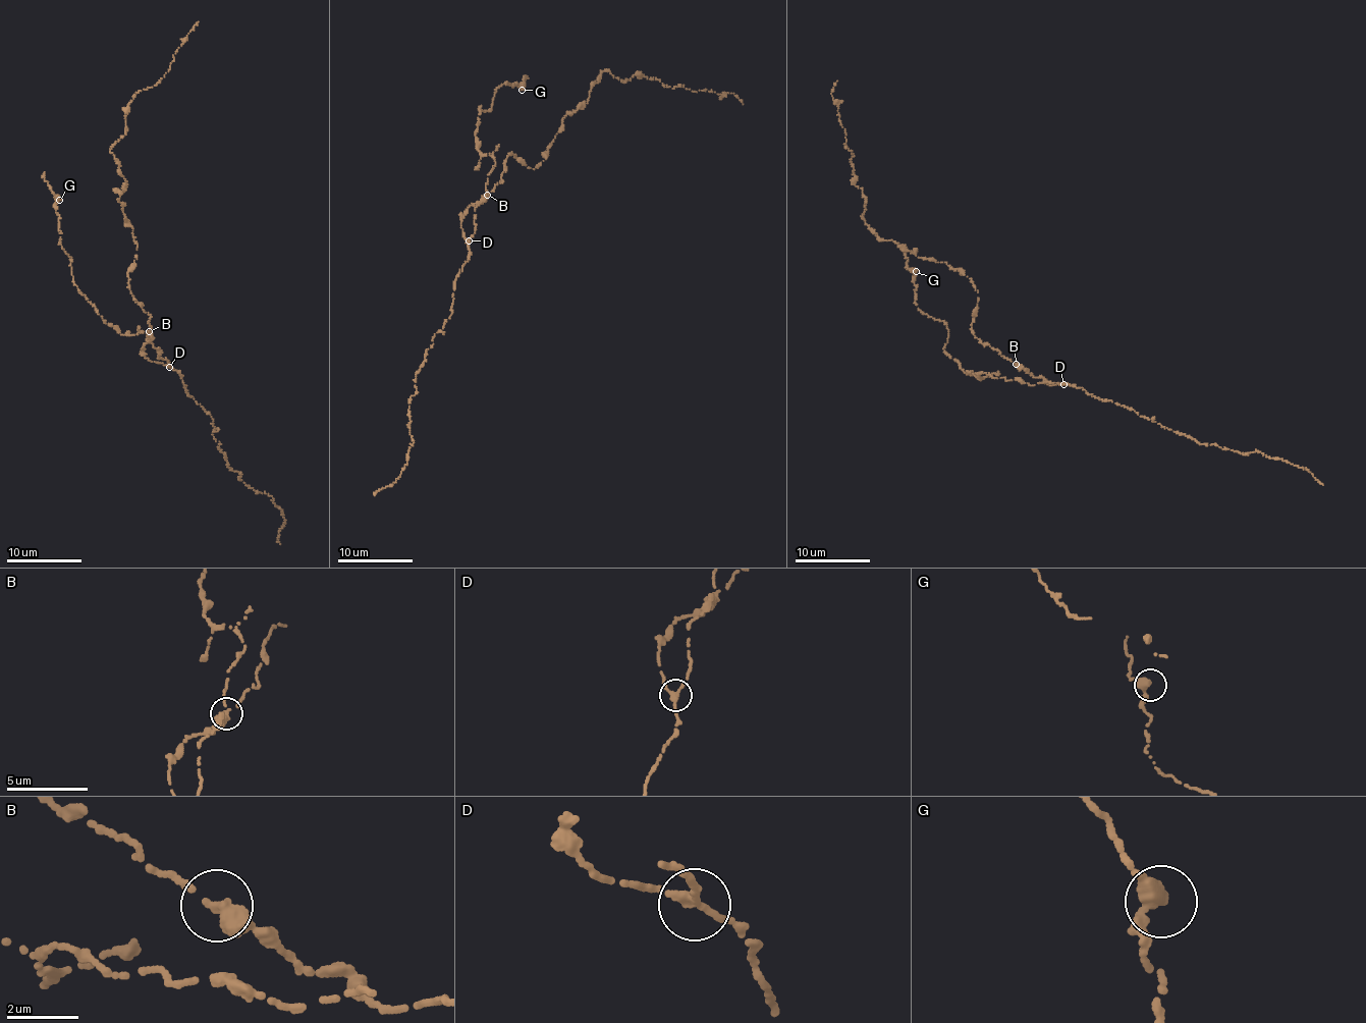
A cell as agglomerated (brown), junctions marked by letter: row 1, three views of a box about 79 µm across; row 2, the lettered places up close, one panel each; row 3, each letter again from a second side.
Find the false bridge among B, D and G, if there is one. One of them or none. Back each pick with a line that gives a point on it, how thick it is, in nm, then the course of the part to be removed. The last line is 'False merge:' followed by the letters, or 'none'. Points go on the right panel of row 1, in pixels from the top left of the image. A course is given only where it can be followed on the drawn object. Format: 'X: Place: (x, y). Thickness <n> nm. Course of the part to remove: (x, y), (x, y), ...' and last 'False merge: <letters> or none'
False merge: none

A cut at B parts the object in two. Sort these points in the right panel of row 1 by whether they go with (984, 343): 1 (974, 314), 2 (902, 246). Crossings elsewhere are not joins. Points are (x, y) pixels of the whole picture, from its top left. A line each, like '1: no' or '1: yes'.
1: yes
2: yes

